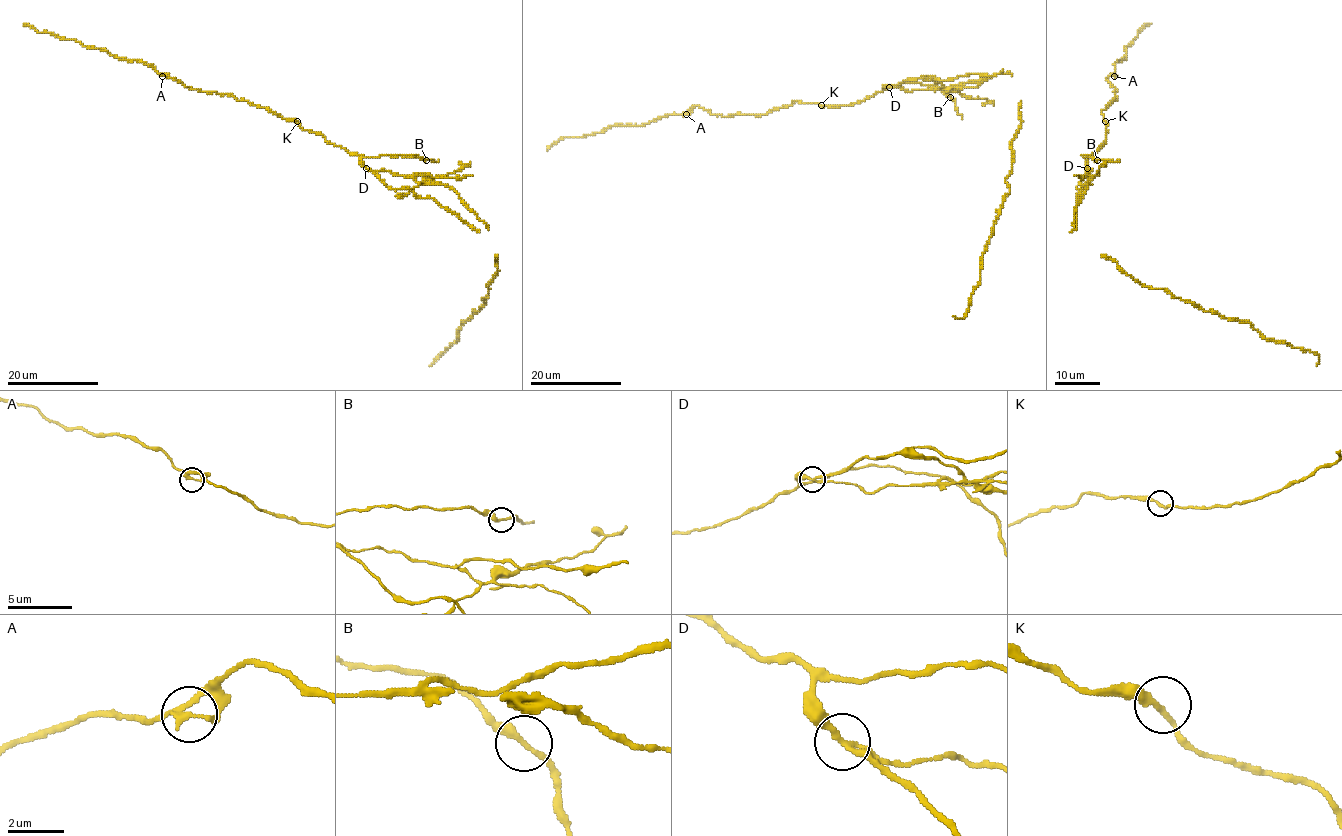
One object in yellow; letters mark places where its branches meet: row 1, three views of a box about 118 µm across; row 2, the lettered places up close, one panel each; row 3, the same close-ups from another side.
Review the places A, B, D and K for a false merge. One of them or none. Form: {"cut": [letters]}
{"cut": ["D"]}

